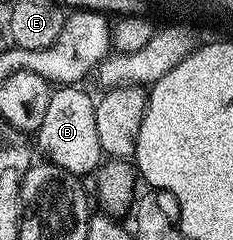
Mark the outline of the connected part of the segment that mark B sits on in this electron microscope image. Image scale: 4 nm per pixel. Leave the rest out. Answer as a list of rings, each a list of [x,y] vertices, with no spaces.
[[[80,85],[61,86],[54,89],[51,104],[43,124],[35,132],[35,146],[42,150],[44,161],[53,162],[59,168],[78,176],[92,175],[102,165],[103,155],[99,136],[95,132],[95,98]]]

